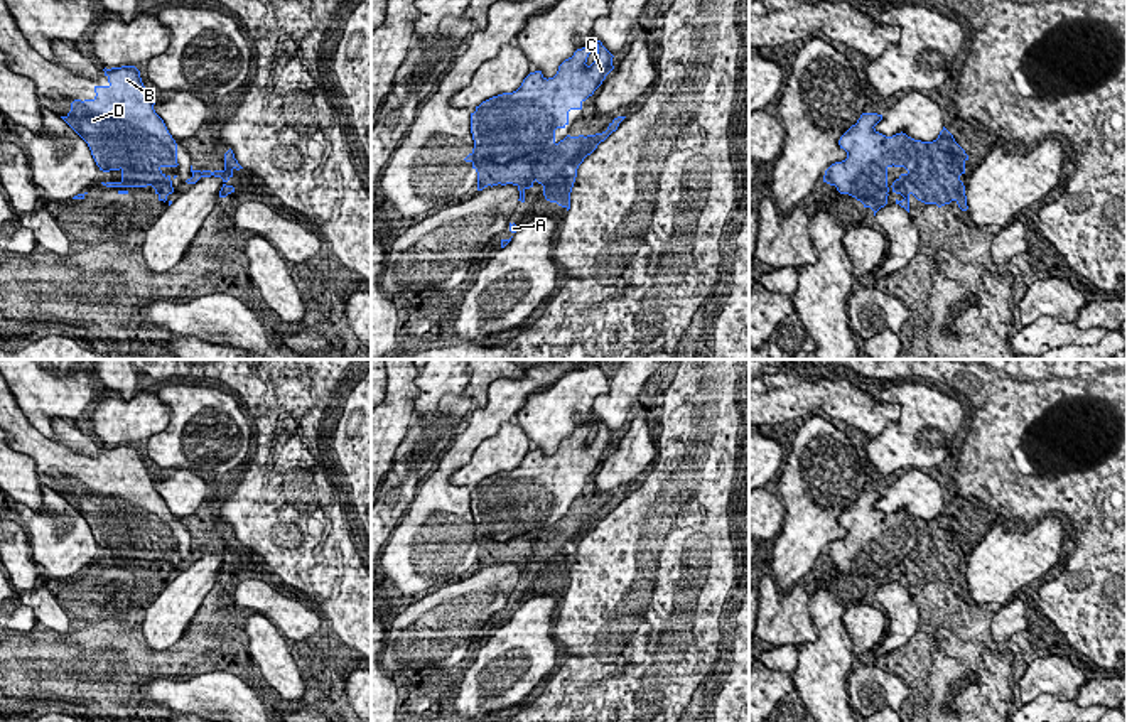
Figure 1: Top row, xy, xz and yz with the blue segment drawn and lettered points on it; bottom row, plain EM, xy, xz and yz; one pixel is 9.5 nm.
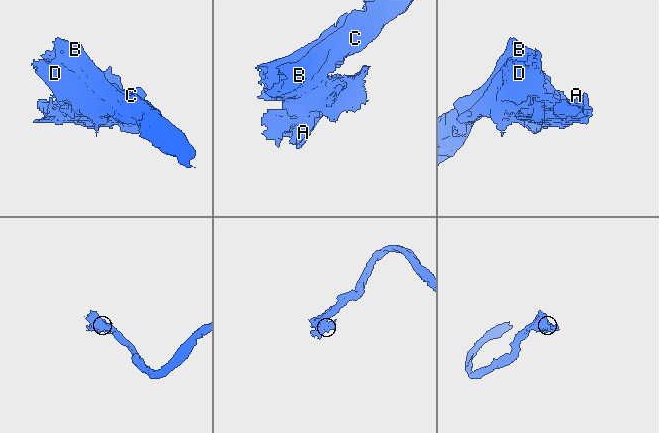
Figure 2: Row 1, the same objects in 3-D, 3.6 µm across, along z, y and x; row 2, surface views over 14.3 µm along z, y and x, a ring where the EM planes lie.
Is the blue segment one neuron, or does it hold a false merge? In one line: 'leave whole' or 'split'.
leave whole

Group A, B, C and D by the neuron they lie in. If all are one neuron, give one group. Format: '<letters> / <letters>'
A B C D

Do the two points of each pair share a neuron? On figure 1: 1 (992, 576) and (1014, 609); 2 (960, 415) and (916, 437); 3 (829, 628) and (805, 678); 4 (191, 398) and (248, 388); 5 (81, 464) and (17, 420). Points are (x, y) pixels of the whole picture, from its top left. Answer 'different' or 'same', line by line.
1: different
2: same
3: same
4: different
5: same

